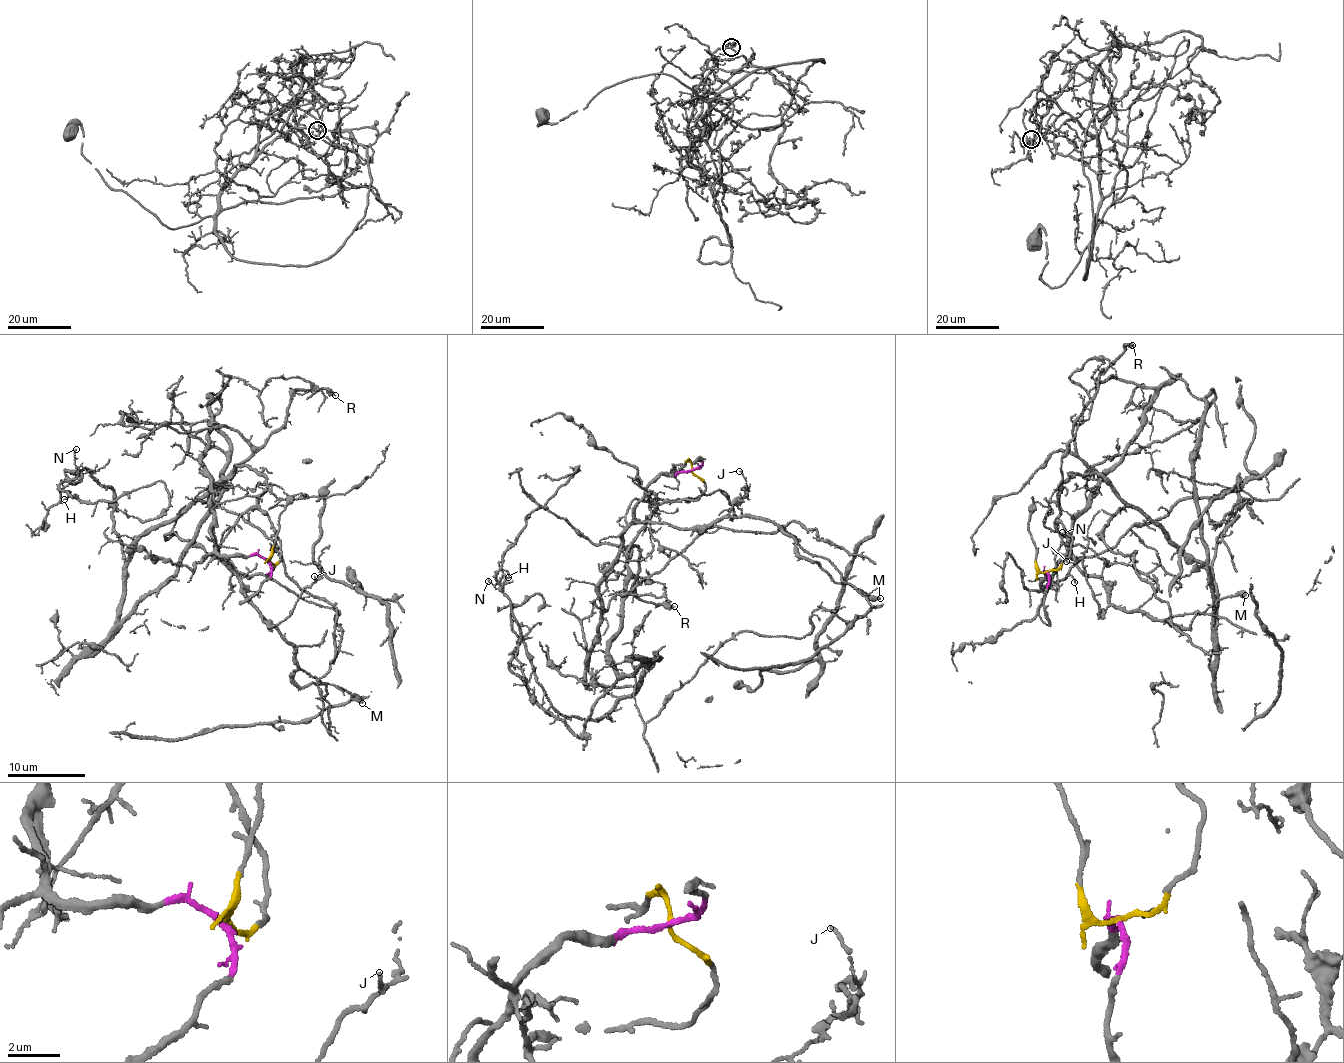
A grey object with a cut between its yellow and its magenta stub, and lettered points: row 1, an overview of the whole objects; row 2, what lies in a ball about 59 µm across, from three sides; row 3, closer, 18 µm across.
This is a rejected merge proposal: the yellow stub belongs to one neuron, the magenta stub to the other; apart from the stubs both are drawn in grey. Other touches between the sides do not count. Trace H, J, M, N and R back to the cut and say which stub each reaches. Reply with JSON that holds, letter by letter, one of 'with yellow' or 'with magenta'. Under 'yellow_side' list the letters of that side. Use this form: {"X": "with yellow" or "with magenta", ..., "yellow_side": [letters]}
{"H": "with yellow", "J": "with magenta", "M": "with magenta", "N": "with yellow", "R": "with yellow", "yellow_side": ["H", "N", "R"]}

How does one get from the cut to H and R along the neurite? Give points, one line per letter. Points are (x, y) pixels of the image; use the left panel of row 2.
H: (267, 561), (266, 482), (246, 466), (125, 562), (112, 489), (66, 470), (82, 477), (63, 499)
R: (267, 561), (281, 558), (280, 541), (258, 505), (266, 482), (238, 465), (283, 424), (298, 389), (335, 396)

